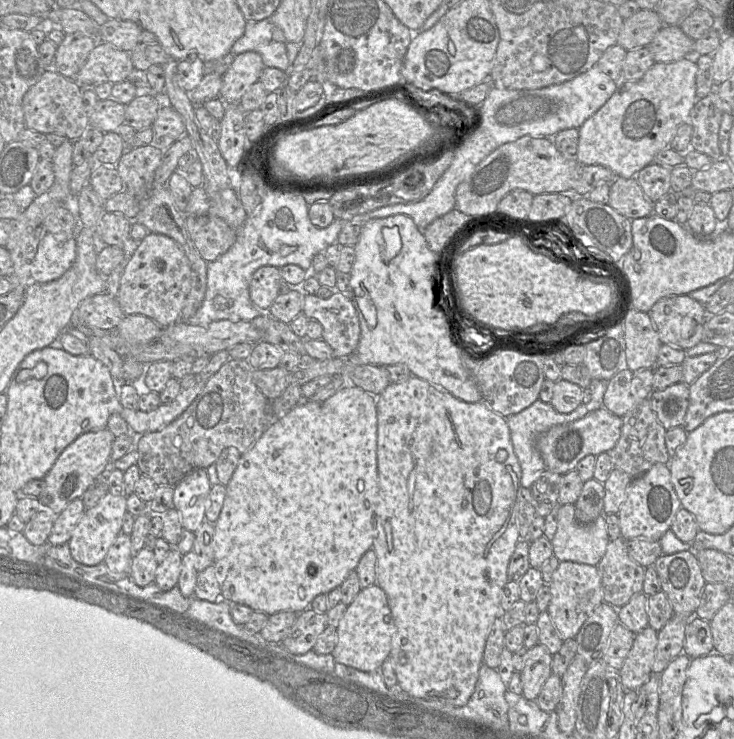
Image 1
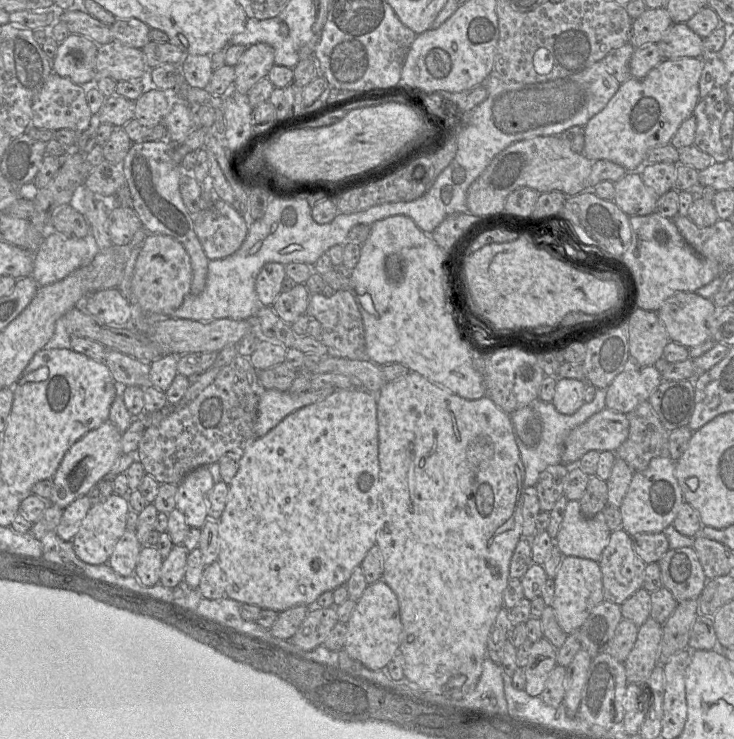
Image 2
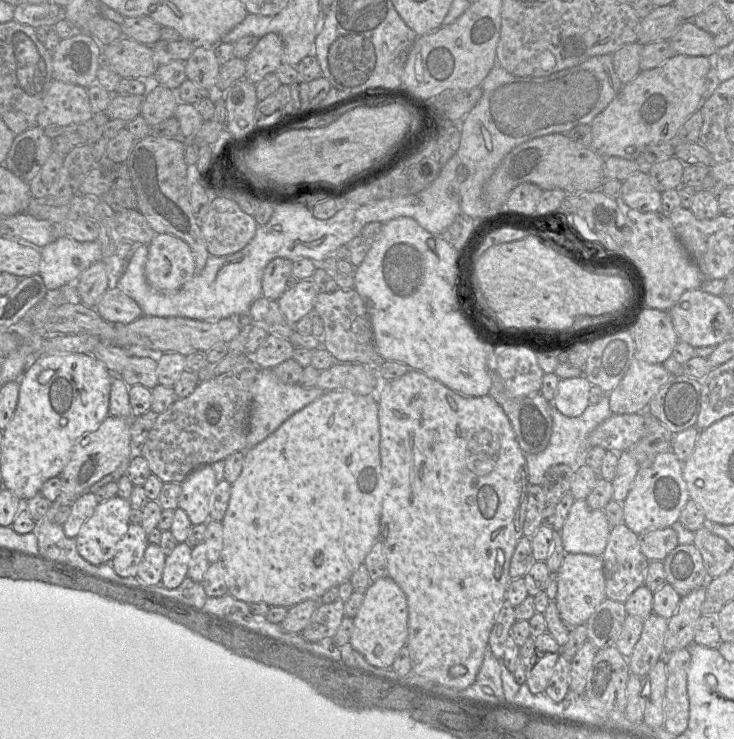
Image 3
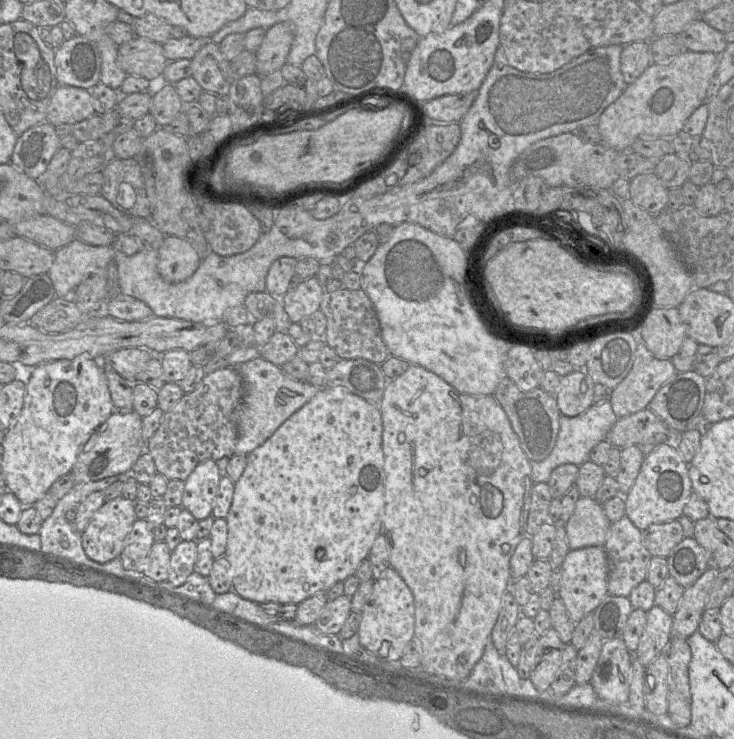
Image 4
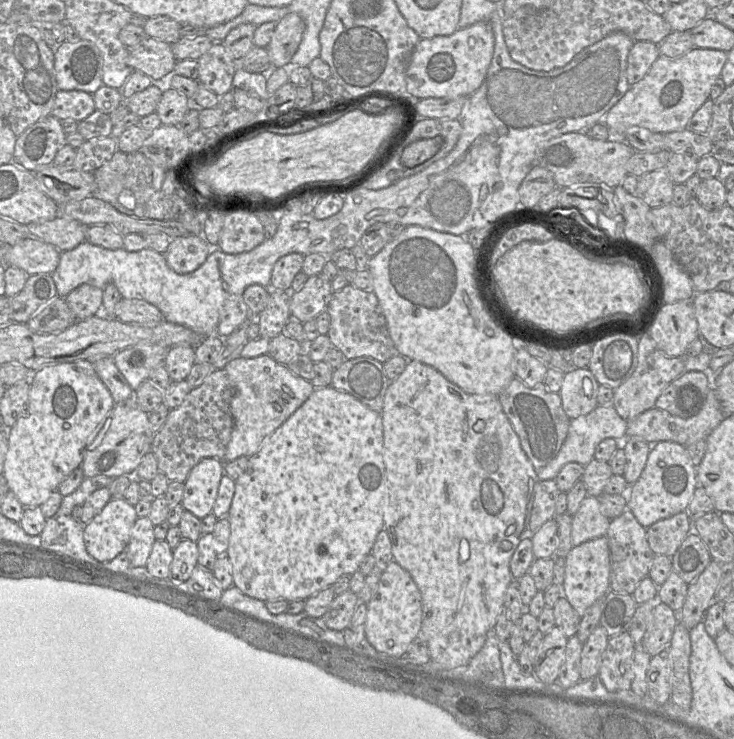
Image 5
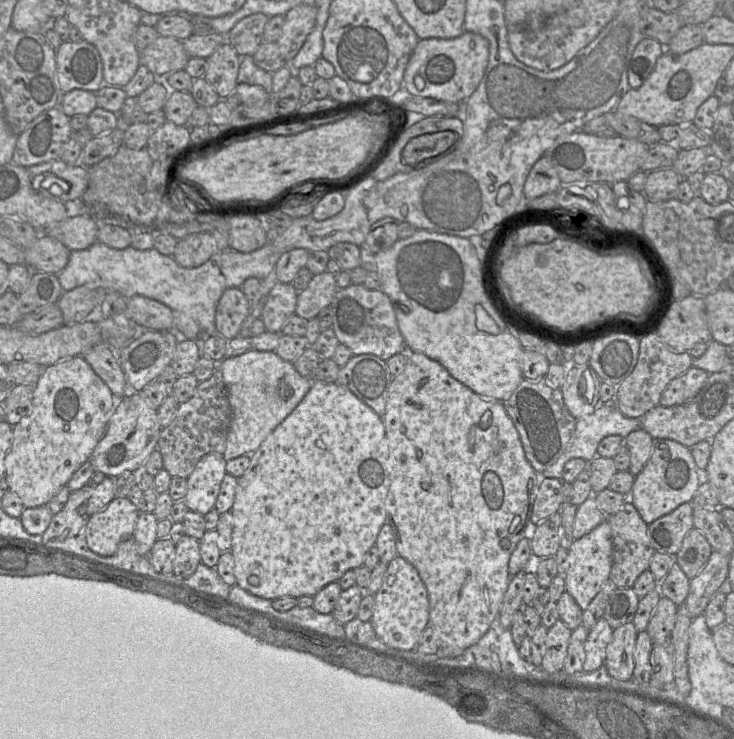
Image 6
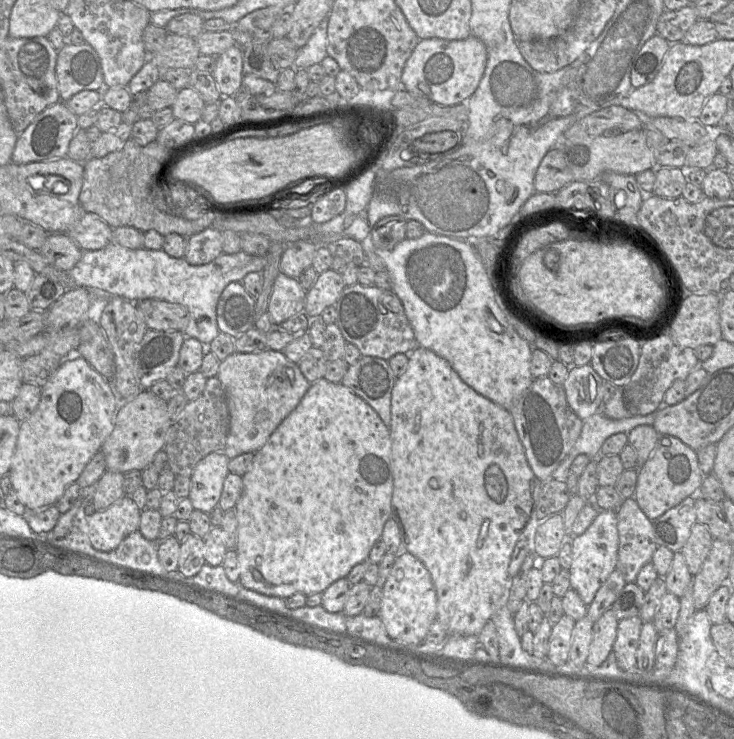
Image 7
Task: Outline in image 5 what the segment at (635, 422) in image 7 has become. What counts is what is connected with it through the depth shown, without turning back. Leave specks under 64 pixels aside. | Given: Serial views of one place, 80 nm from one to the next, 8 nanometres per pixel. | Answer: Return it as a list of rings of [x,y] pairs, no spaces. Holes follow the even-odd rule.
[[[598,405],[593,411],[584,416],[571,419],[568,435],[558,454],[544,467],[537,470],[539,480],[556,478],[561,468],[569,462],[577,462],[586,466],[594,458],[597,445],[604,439],[614,438],[618,441],[626,439],[627,421],[623,419],[611,405]]]

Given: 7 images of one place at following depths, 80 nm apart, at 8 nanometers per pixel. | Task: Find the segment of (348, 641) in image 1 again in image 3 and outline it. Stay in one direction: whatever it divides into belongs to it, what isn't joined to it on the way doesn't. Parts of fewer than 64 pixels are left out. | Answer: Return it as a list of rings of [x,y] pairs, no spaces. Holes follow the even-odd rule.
[[[385,575],[372,581],[364,593],[363,602],[353,617],[349,642],[365,659],[376,667],[390,667],[408,638],[408,604],[401,587]]]

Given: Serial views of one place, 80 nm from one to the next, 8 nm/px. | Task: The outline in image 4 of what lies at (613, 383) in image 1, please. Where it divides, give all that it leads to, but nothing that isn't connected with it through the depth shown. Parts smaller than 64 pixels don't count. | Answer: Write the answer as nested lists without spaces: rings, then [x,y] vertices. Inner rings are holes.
[[[638,338],[632,369],[610,394],[616,417],[623,418],[648,408],[659,389],[676,374],[671,360],[657,359]]]

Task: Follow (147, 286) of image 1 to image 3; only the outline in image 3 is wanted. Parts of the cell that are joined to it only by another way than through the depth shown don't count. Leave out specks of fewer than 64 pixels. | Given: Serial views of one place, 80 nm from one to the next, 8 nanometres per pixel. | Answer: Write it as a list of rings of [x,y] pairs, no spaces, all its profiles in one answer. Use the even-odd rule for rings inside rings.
[[[156,234],[148,248],[145,277],[152,288],[175,291],[196,274],[191,248],[180,238]]]

